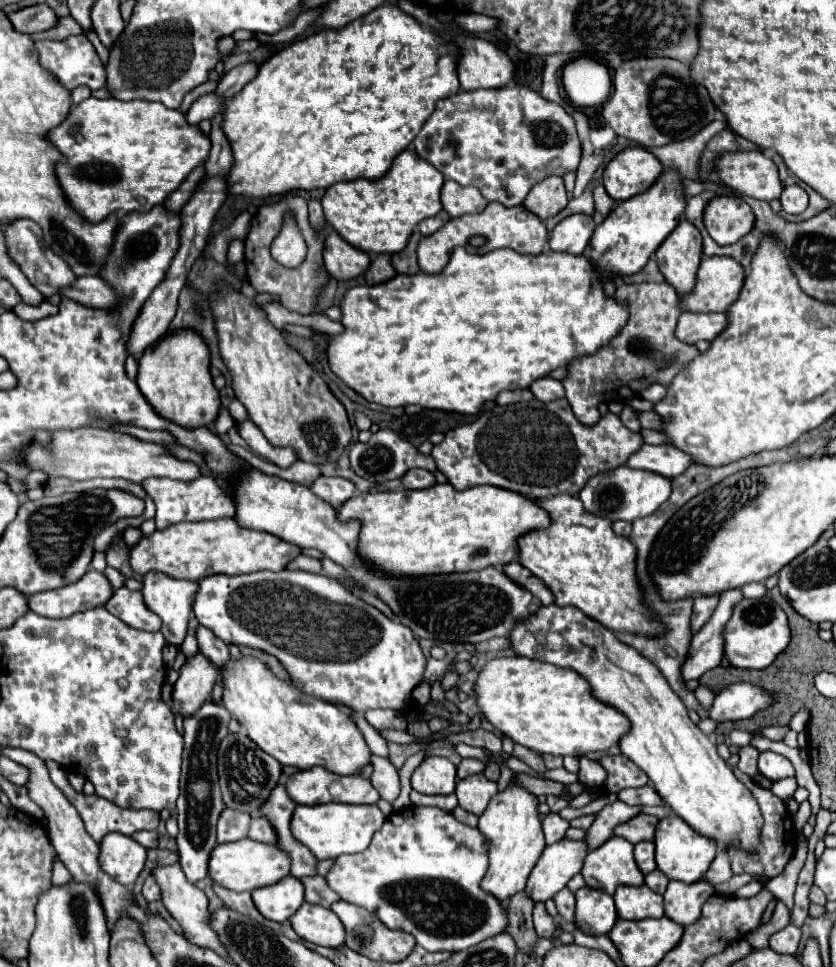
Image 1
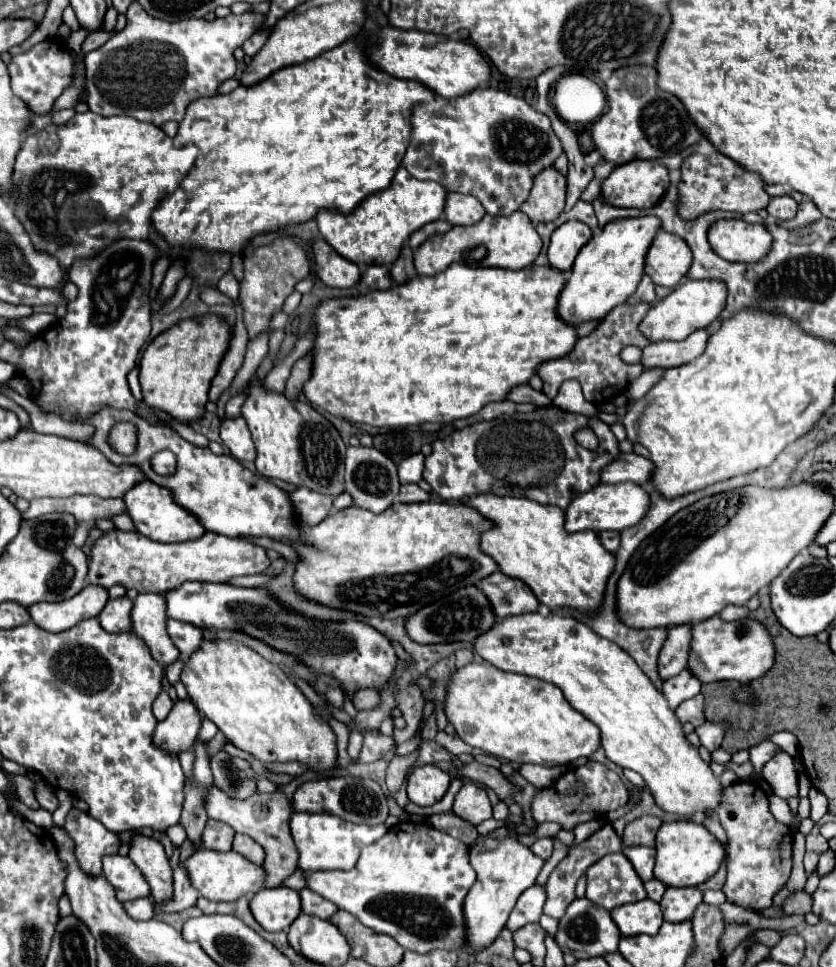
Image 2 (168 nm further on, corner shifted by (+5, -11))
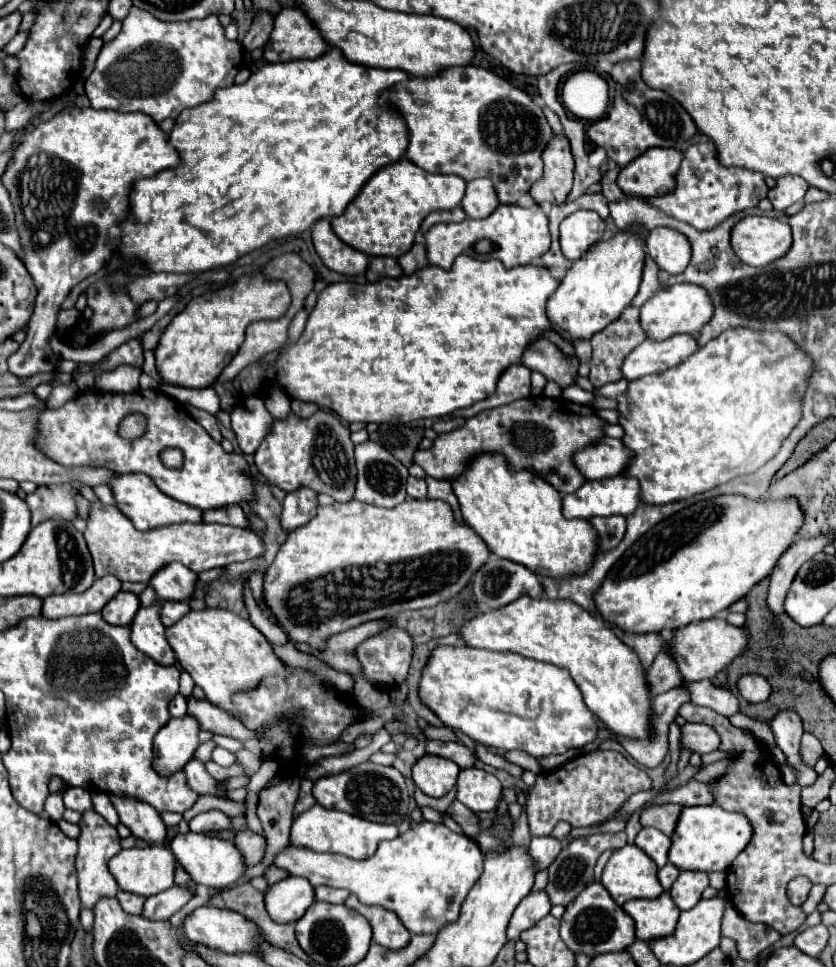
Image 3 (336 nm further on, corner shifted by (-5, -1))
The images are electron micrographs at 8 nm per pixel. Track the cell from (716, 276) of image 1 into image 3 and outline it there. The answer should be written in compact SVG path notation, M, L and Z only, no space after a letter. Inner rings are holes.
M683 283L683 285L673 285L667 289L661 289L649 301L645 301L641 307L639 321L641 321L641 327L647 335L647 339L665 341L679 333L695 335L695 331L707 323L709 315L713 315L713 307L709 307L709 295L705 295L705 291L701 291L701 287Z

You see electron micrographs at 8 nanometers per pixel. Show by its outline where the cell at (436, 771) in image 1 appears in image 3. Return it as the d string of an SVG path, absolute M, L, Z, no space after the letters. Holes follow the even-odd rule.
M423 755L411 769L413 783L429 797L443 797L457 781L459 767L443 757Z

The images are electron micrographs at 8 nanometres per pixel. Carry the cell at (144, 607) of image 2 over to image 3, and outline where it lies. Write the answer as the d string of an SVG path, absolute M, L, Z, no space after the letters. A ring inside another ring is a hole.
M157 599L153 607L141 607L131 623L131 643L157 661L159 665L173 665L175 655L169 651L169 645L165 643L165 627L159 619L161 601Z

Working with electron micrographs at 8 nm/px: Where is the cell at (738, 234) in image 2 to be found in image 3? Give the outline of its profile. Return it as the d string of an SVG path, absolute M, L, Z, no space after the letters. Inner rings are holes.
M745 217L733 227L731 247L751 267L765 267L791 249L793 237L787 221L771 217Z

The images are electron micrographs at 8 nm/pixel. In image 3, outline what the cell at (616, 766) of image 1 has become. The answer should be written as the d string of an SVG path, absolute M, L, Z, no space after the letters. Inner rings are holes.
M593 751L577 759L571 759L557 771L537 775L537 783L527 799L527 819L531 837L551 835L559 821L567 821L571 827L593 827L615 817L621 805L637 791L651 789L649 775L637 765L629 763L617 751Z

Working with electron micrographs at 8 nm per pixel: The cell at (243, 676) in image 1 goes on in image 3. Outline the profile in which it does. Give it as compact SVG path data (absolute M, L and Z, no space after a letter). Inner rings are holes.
M191 609L177 623L165 629L165 639L175 651L181 669L187 671L195 685L205 691L207 701L227 713L233 713L231 695L235 691L253 689L257 681L275 675L283 667L283 661L275 657L265 635L257 631L249 619L243 619L227 609Z

